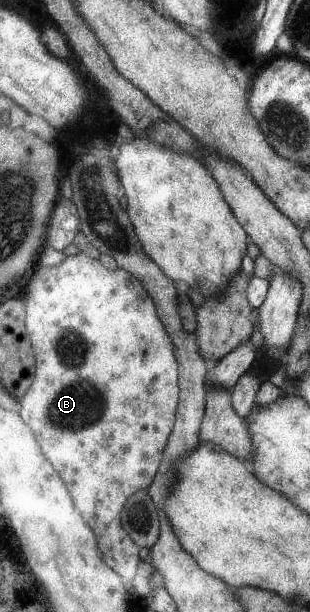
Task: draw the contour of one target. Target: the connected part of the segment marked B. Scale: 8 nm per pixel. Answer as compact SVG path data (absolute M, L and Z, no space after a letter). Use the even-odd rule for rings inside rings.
M82 251L75 256L67 257L59 265L39 268L29 280L26 296L25 326L36 356L36 377L25 396L19 399L16 408L21 412L23 420L35 432L35 438L43 448L43 456L47 456L47 460L55 464L59 476L67 480L67 488L71 488L71 496L75 496L75 506L79 508L79 512L83 512L83 516L87 516L87 524L95 528L95 536L99 536L98 549L106 564L119 573L119 576L130 581L137 574L137 566L143 552L124 531L120 515L131 496L137 494L139 490L145 490L147 486L151 486L151 482L154 482L155 472L159 472L159 467L162 466L163 452L166 451L170 439L171 426L175 424L175 408L179 406L181 386L177 350L174 348L173 338L166 331L166 326L158 315L154 298L131 272L127 272L127 269L121 266L115 270L108 269L99 258L92 258Z

